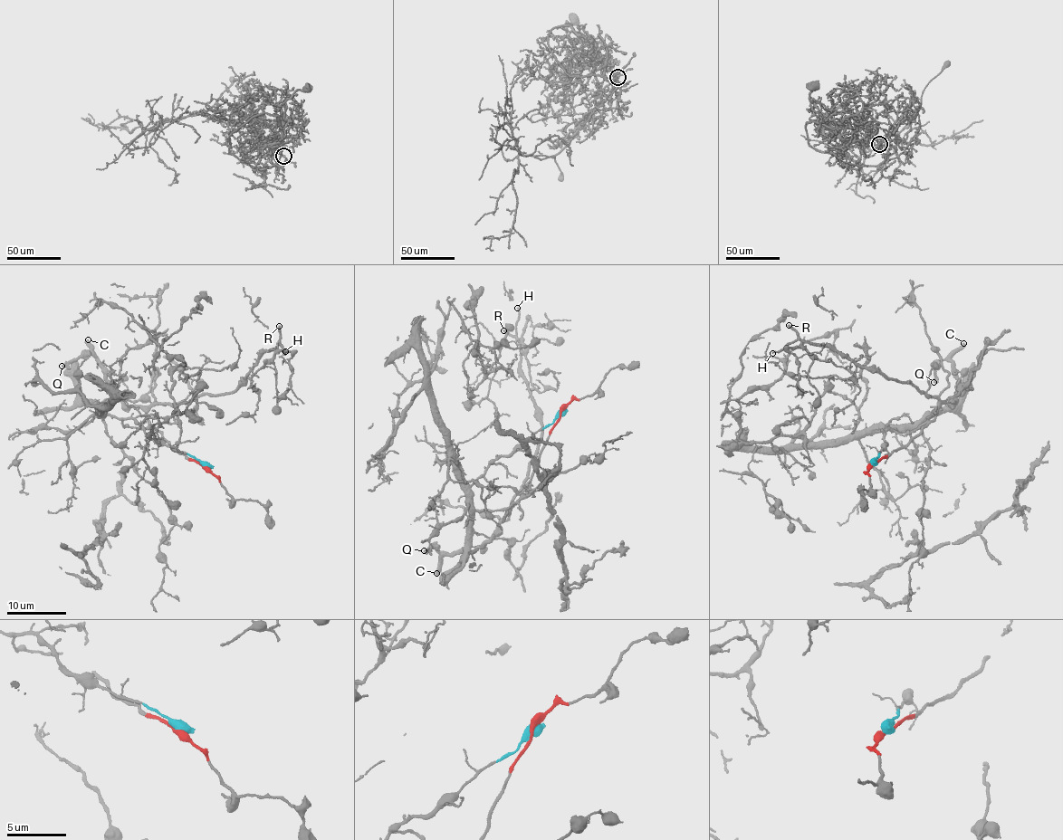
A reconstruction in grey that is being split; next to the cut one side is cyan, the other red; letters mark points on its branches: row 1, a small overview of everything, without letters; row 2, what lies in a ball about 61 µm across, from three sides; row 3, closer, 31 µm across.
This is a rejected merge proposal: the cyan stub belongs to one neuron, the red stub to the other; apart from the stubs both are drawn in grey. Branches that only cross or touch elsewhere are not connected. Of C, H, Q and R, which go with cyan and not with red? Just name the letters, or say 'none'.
none

